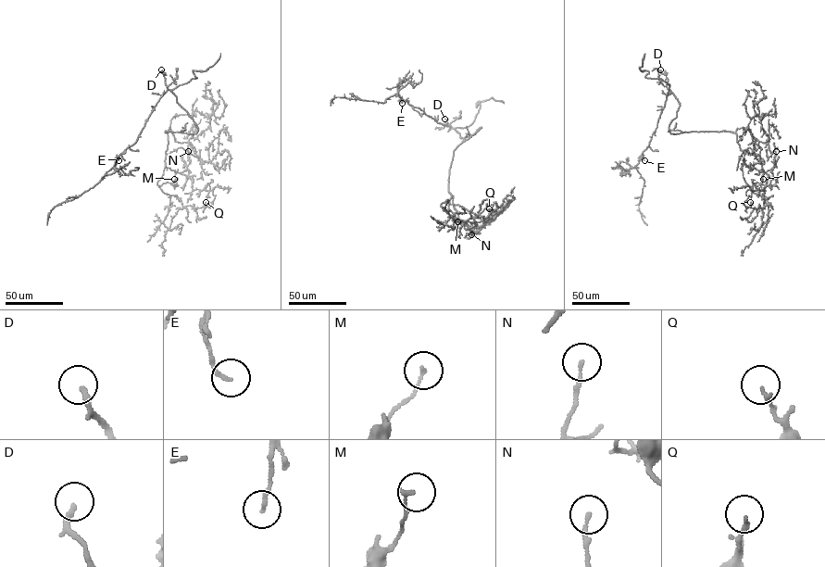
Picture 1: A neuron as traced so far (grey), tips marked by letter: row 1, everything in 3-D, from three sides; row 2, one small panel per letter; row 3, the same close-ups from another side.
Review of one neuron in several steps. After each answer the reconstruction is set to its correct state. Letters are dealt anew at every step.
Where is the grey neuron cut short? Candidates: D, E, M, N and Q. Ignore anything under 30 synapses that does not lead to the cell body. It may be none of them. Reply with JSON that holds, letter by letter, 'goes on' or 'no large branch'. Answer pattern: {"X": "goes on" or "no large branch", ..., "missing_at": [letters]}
{"D": "goes on", "E": "goes on", "M": "no large branch", "N": "no large branch", "Q": "no large branch", "missing_at": ["D", "E"]}

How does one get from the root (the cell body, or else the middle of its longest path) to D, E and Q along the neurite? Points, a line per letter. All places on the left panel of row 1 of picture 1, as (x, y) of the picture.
D: (196, 125), (167, 88), (161, 69)
E: (196, 125), (175, 94), (168, 90), (153, 108), (136, 141), (118, 156), (118, 160)
Q: (196, 125), (194, 133), (165, 132), (165, 164), (157, 184), (176, 195), (183, 207), (200, 207), (206, 202)

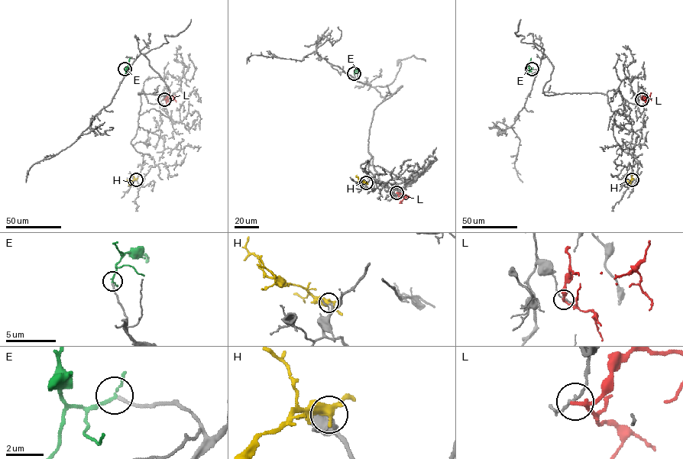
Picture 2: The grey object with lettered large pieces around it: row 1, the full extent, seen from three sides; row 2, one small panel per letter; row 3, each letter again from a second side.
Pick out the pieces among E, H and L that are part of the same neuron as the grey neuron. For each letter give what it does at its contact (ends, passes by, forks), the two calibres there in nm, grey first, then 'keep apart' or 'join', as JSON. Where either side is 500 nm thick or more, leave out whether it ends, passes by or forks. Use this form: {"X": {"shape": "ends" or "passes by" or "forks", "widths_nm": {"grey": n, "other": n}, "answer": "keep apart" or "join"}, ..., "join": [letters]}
{"E": {"shape": "passes by", "widths_nm": {"grey": 150, "other": 140}, "answer": "join"}, "H": {"shape": "passes by", "widths_nm": {"grey": 130, "other": 440}, "answer": "keep apart"}, "L": {"shape": "passes by", "widths_nm": {"grey": 120, "other": 160}, "answer": "keep apart"}, "join": ["E"]}

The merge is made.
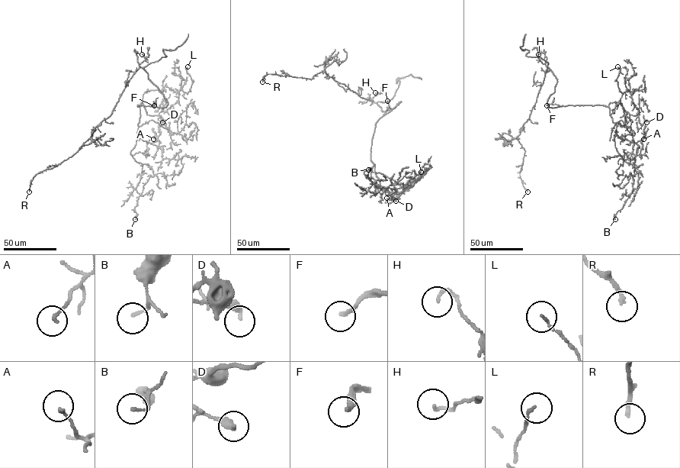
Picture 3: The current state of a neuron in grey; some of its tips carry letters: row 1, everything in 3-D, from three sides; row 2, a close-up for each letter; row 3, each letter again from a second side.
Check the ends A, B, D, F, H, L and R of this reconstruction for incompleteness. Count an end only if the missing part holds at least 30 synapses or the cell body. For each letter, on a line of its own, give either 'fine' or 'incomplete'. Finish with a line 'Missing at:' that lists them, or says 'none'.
A: fine
B: fine
D: fine
F: incomplete
H: fine
L: fine
R: incomplete
Missing at: F, R

